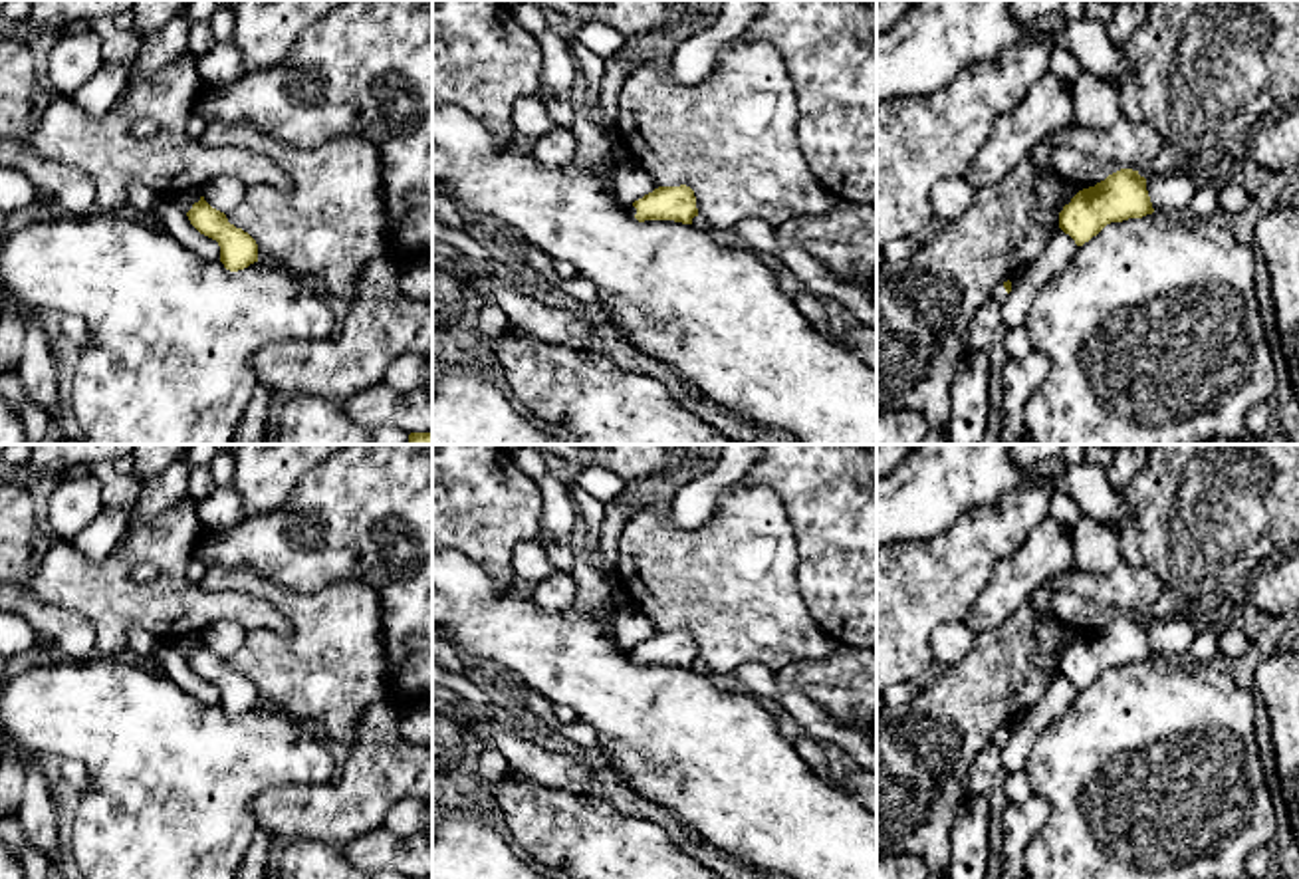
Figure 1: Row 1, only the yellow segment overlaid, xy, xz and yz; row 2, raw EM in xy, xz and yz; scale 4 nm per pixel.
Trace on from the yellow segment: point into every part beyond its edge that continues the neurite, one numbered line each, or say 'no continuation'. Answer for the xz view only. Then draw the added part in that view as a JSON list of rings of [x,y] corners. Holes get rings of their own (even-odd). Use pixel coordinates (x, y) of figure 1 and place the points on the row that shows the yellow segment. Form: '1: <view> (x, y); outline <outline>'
no continuation

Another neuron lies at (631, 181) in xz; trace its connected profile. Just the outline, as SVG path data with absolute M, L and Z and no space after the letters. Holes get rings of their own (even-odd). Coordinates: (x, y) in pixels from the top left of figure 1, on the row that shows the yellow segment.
M635 161L619 167L615 173L615 194L625 204L633 204L654 188L658 188L654 179Z

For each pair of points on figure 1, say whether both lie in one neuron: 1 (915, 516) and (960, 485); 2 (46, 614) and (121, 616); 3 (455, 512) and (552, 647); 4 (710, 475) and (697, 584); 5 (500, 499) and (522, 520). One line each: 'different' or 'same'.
1: same
2: different
3: different
4: different
5: same

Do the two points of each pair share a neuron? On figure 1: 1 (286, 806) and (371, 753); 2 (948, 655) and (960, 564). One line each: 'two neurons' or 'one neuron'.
1: one neuron
2: two neurons

